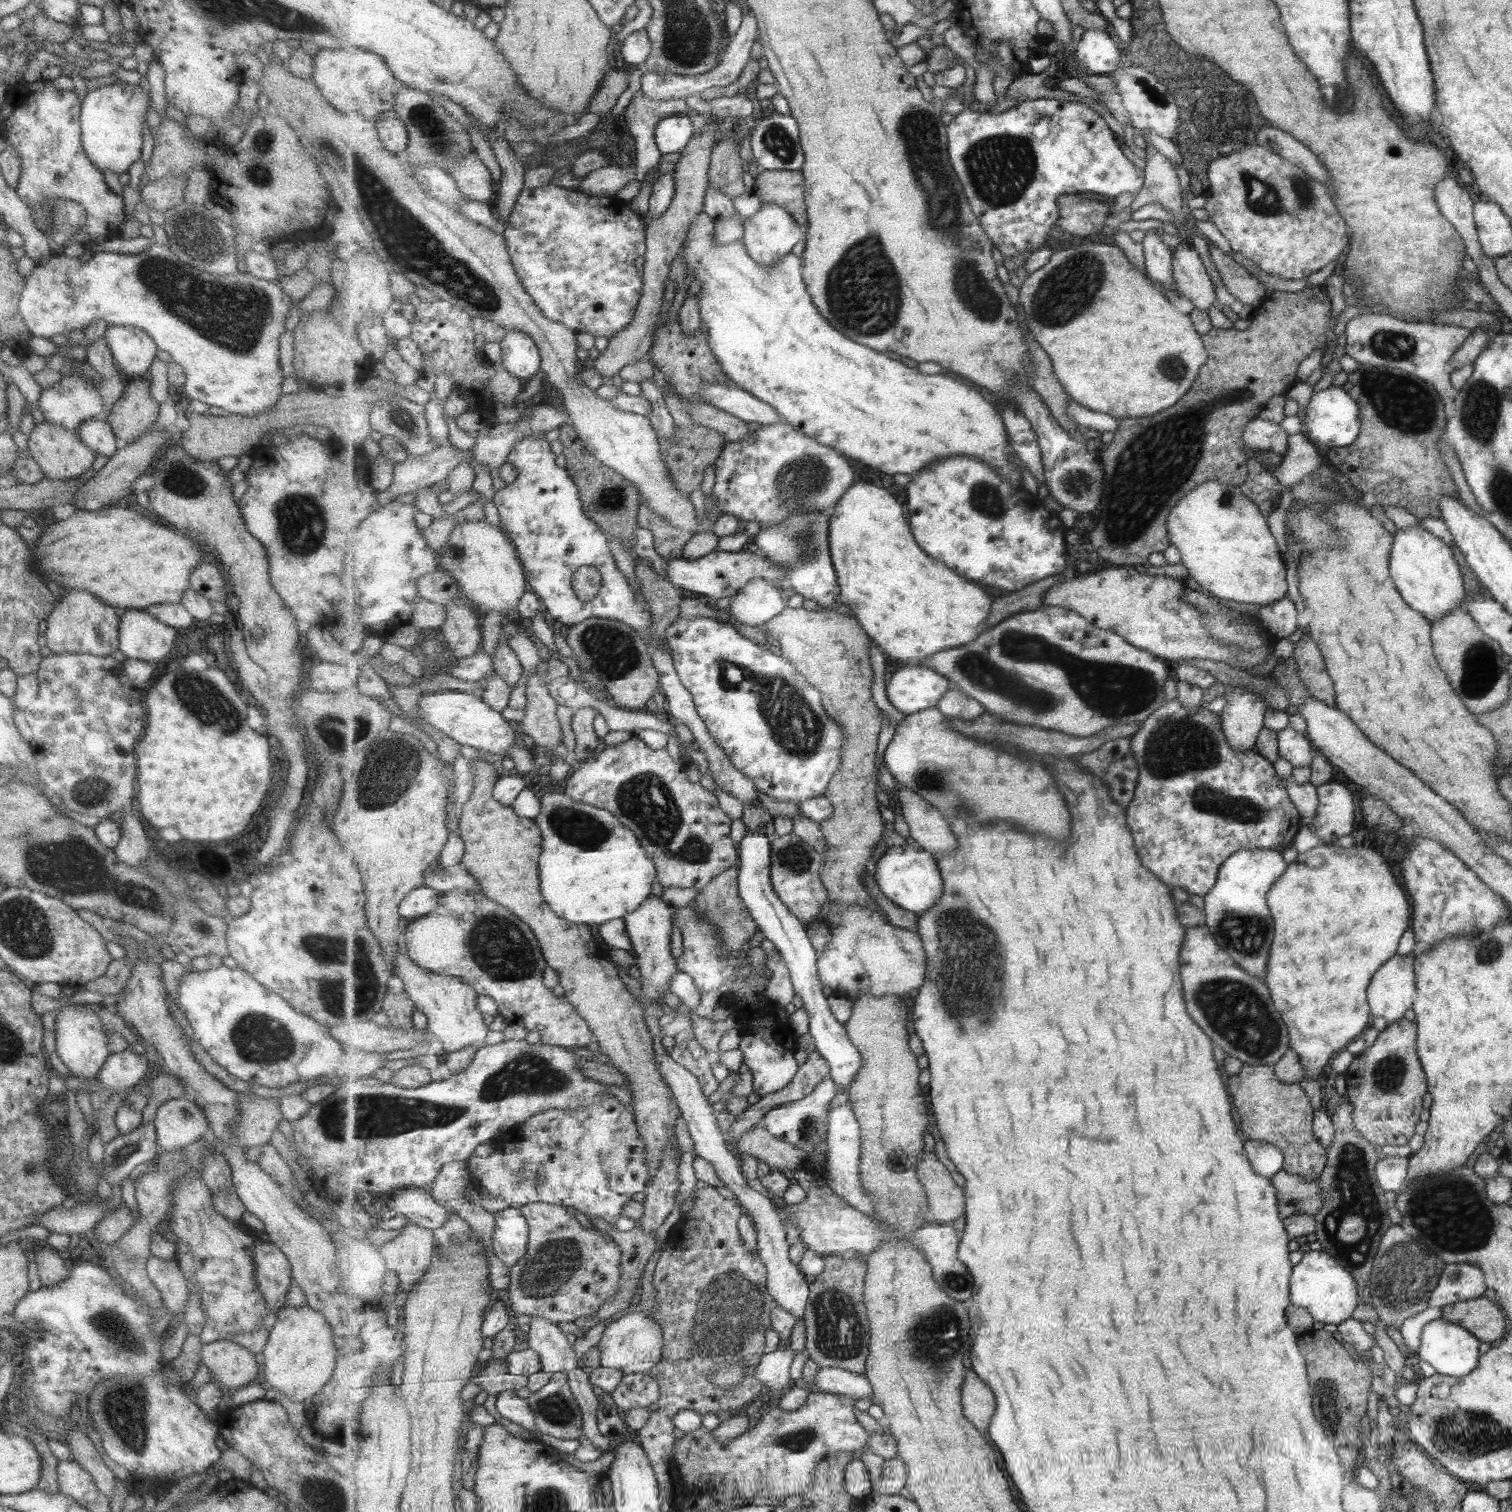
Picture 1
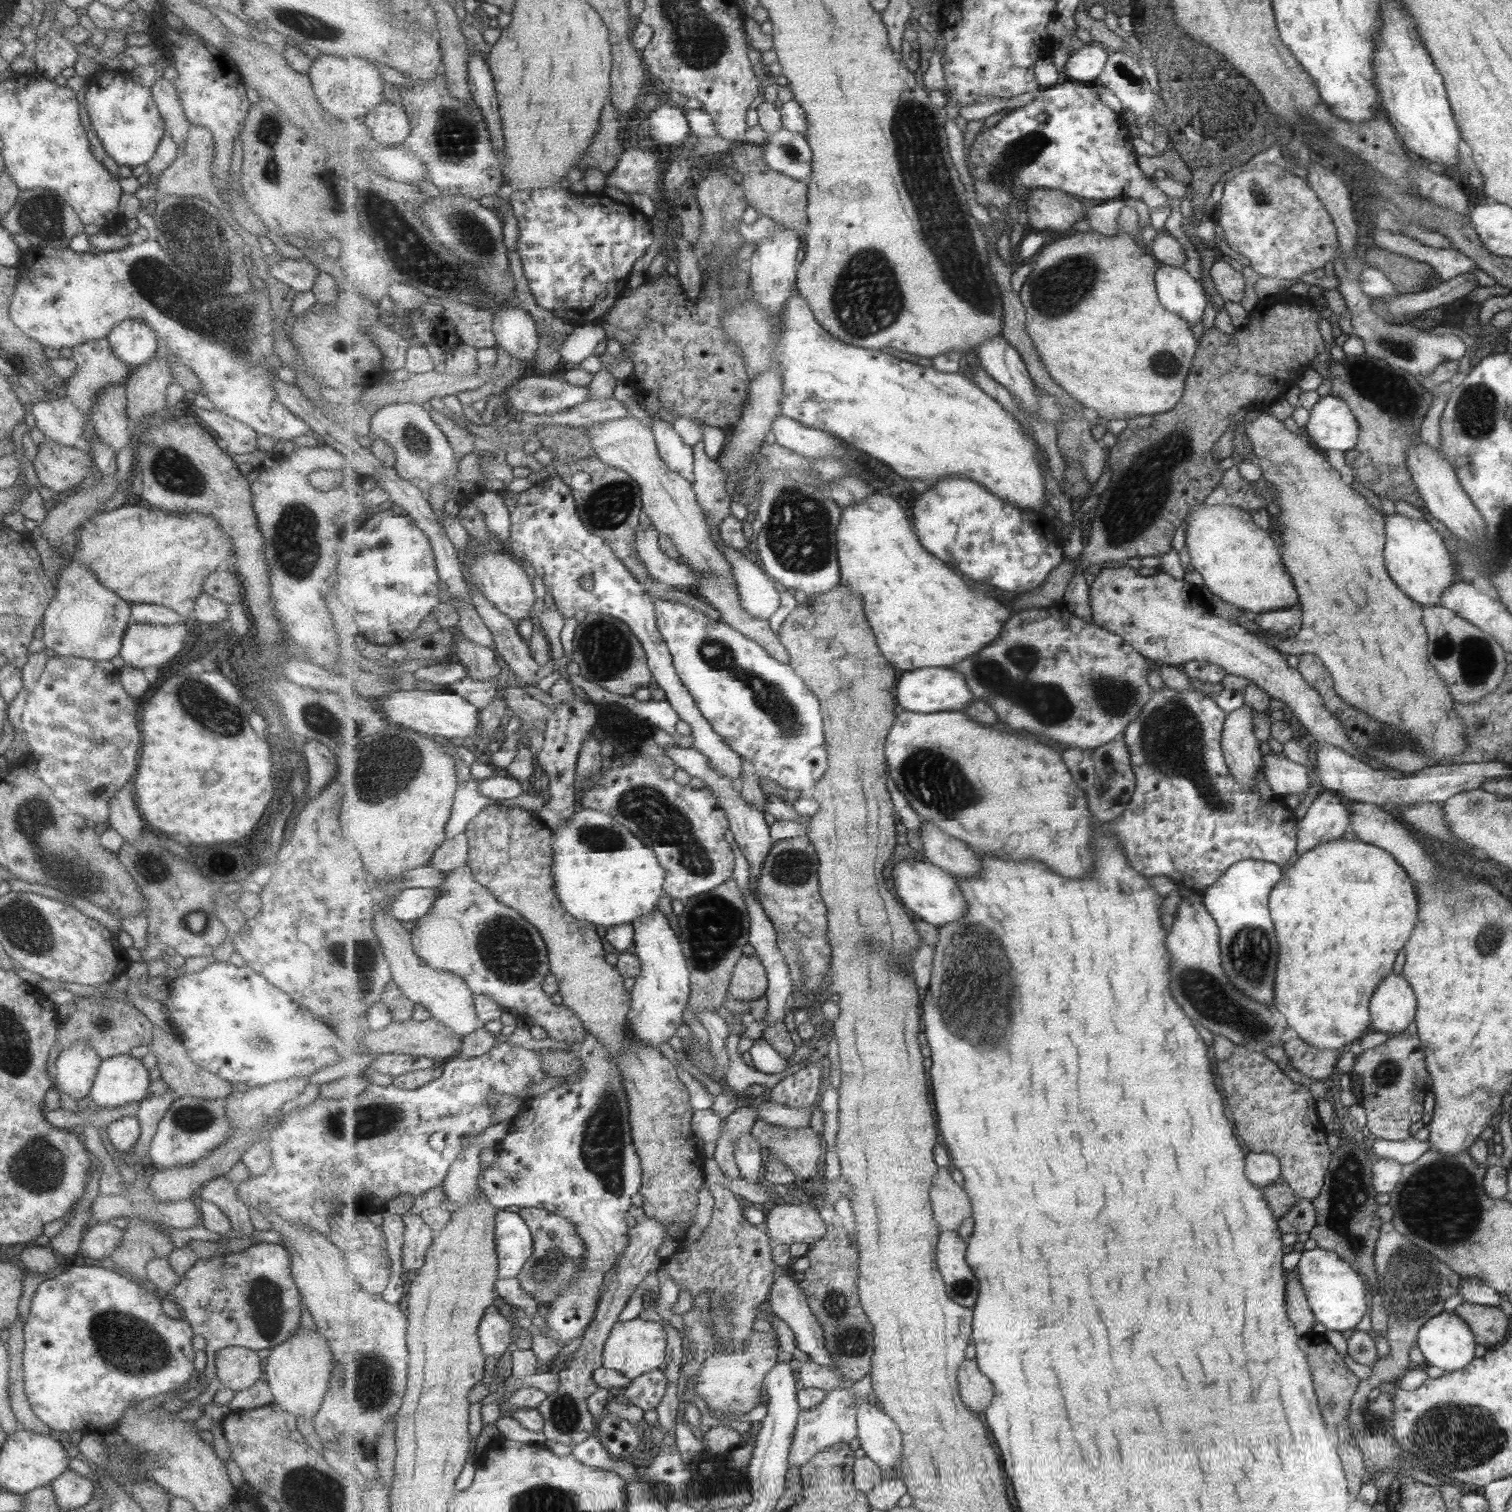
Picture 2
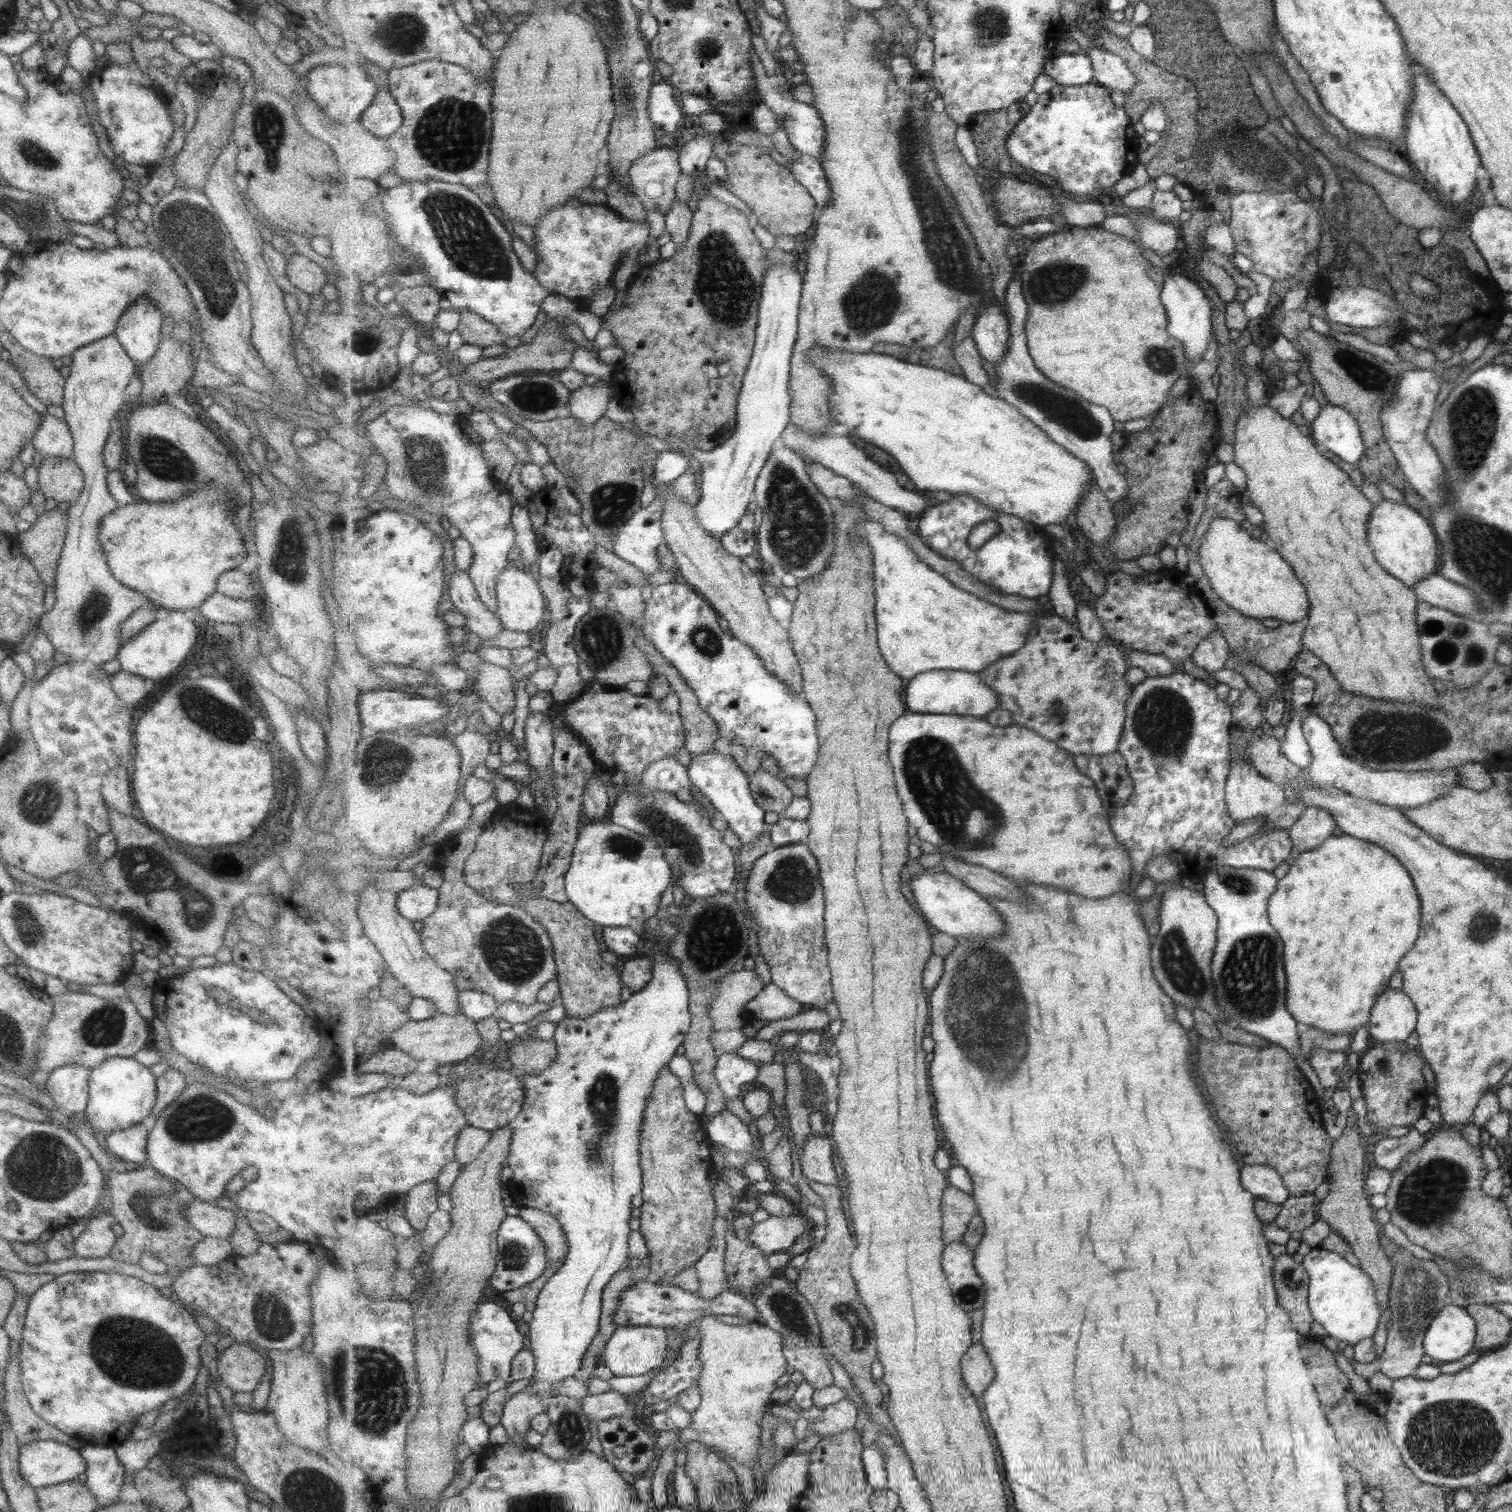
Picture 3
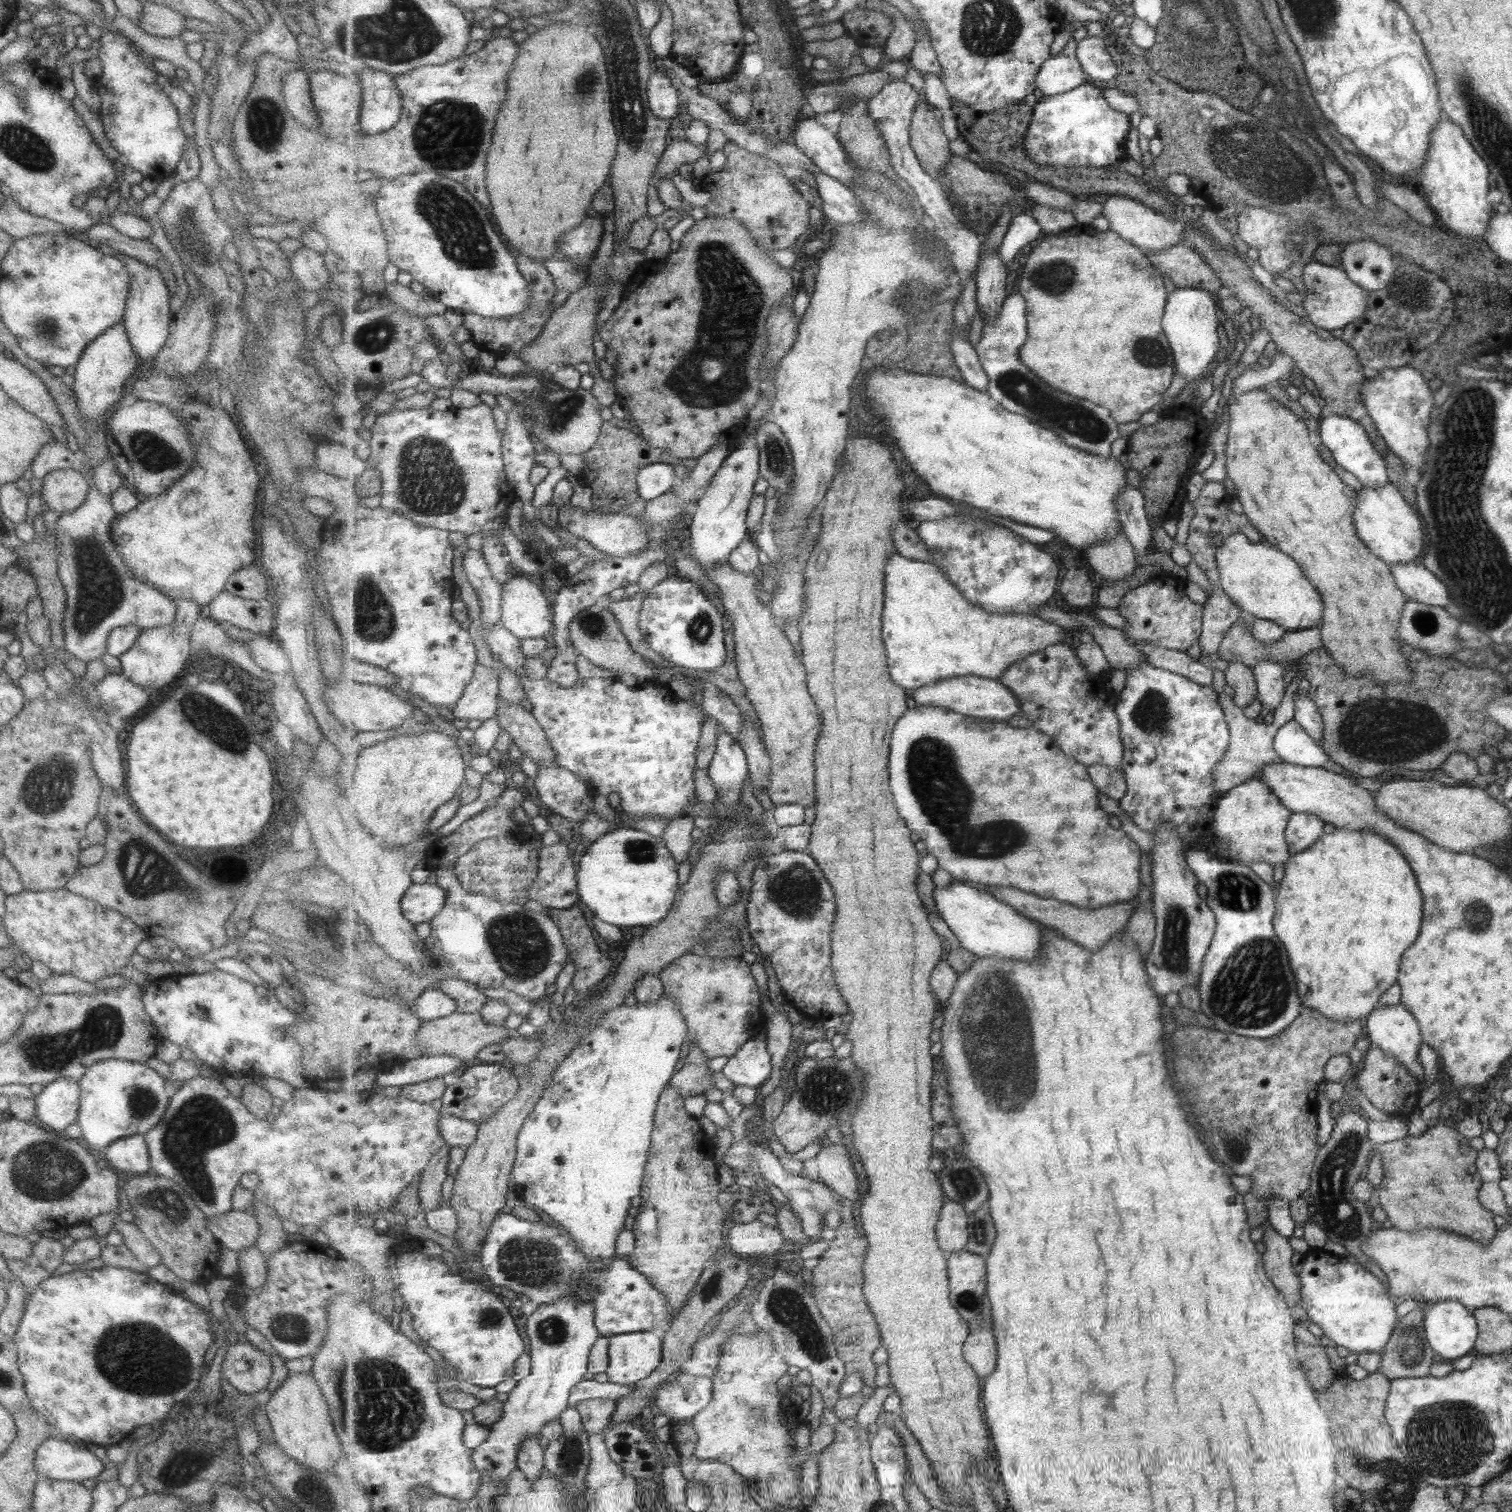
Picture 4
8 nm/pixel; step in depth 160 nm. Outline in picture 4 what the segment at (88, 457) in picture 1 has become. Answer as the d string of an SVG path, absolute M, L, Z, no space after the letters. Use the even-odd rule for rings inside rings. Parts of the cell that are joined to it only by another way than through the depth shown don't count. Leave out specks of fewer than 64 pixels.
M57 469L42 478L41 498L49 509L65 514L77 510L89 492L82 474L73 469Z

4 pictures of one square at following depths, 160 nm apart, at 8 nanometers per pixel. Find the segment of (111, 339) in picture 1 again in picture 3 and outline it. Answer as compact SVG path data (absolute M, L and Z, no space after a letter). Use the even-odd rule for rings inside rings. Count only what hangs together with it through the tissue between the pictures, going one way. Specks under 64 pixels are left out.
M138 298L122 312L113 334L131 360L145 363L157 350L163 319L156 306Z

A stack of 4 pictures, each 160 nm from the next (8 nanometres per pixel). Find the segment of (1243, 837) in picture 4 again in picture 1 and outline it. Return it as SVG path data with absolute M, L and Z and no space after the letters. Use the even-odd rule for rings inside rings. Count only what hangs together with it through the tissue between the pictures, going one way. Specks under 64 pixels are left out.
M1235 686L1224 690L1225 705L1218 713L1221 716L1224 737L1238 751L1251 749L1263 726L1267 709L1263 698L1251 688Z

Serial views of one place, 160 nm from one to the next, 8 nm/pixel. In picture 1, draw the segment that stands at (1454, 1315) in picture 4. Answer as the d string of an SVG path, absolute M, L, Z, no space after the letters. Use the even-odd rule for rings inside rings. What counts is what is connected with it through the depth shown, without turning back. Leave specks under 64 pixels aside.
M1437 1318L1422 1328L1416 1356L1428 1362L1437 1374L1461 1378L1475 1370L1478 1363L1477 1356L1479 1356L1477 1346L1479 1346L1479 1342L1475 1340L1475 1336L1463 1326Z

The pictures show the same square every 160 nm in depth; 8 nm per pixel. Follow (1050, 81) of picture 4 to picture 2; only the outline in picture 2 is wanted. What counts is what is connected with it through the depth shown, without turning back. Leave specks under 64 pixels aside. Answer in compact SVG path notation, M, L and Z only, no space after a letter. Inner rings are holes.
M1088 43L1067 60L1063 69L1065 78L1081 84L1096 83L1107 66L1109 55L1109 48L1101 43Z

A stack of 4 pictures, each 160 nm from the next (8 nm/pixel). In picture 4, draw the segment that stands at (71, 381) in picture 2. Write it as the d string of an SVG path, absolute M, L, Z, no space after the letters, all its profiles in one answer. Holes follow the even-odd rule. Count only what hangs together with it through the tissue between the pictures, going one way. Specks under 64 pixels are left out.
M122 320L104 330L84 348L74 364L73 383L70 386L76 398L76 409L84 420L92 420L97 423L97 427L101 425L103 414L125 395L125 382L131 372L137 370L139 362L128 343ZM89 462L82 463L85 466L82 476L89 485L89 492L77 510L58 516L54 535L58 552L57 575L66 594L65 608L60 620L64 650L67 650L74 658L86 663L99 659L106 652L108 632L112 628L137 625L141 630L169 624L175 616L176 602L157 592L153 585L133 579L129 569L123 565L110 537L110 522L114 519L116 512L112 510L110 498L103 496L93 486L93 466L89 466Z

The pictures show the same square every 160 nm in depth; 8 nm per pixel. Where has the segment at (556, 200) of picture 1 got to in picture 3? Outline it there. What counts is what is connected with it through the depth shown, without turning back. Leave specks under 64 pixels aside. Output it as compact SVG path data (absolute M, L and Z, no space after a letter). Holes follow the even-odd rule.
M567 202L550 208L534 229L537 268L534 275L552 295L572 300L586 309L589 298L602 286L613 284L614 276L630 248L641 248L651 237L650 223L630 221L609 206Z

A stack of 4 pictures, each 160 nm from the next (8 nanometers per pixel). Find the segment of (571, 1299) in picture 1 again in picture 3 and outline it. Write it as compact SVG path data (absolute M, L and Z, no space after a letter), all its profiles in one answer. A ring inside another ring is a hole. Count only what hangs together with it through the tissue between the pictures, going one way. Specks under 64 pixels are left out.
M525 1207L519 1215L540 1233L548 1249L548 1266L552 1269L569 1254L568 1236L560 1220L538 1208Z

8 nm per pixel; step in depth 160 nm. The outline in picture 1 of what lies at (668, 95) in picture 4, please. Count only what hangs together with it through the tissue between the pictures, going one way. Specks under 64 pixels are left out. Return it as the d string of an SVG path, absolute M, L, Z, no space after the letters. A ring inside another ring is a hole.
M686 114L671 115L663 119L655 133L656 141L663 154L681 152L694 137L693 120Z

